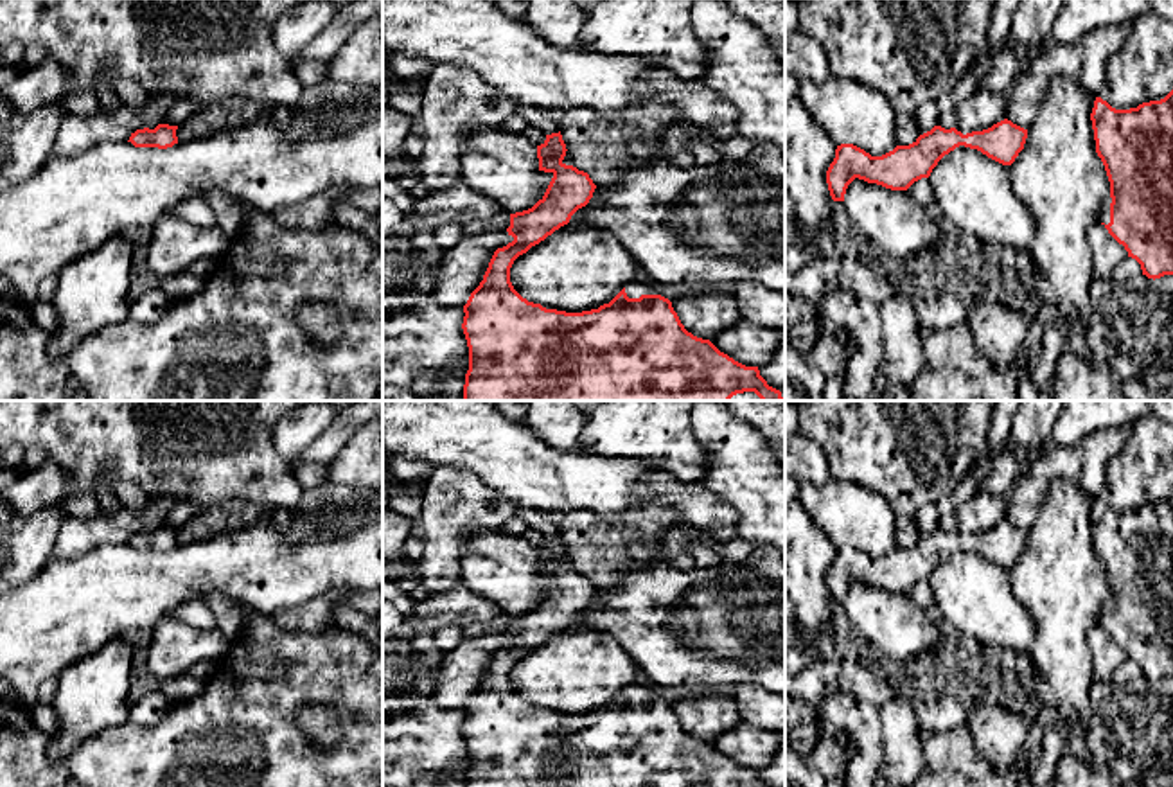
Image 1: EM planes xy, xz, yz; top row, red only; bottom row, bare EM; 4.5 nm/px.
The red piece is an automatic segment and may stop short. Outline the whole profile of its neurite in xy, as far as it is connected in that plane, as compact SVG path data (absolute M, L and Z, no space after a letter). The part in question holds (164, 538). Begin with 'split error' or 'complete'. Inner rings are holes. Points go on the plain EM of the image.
complete; M158 526L154 532L144 530L131 535L129 543L135 550L167 552L178 546L178 528Z

